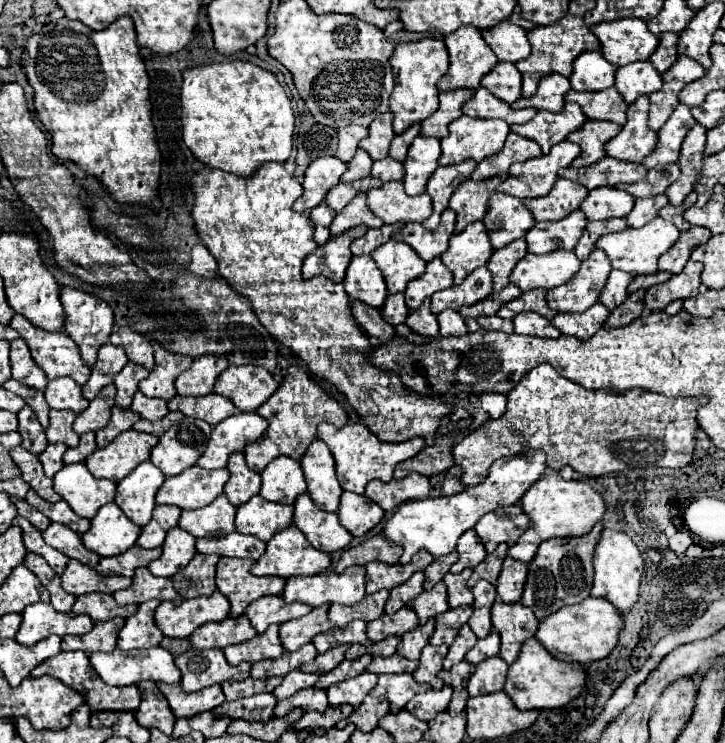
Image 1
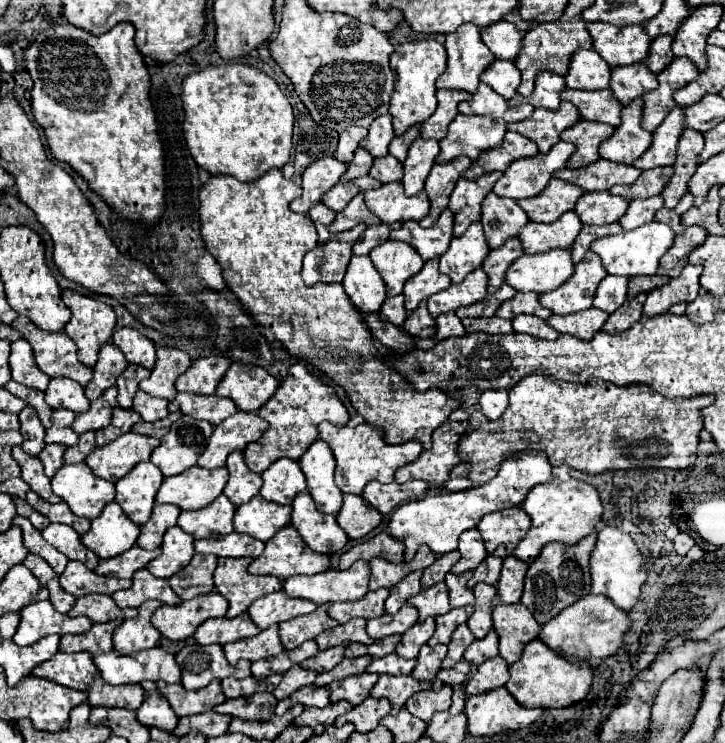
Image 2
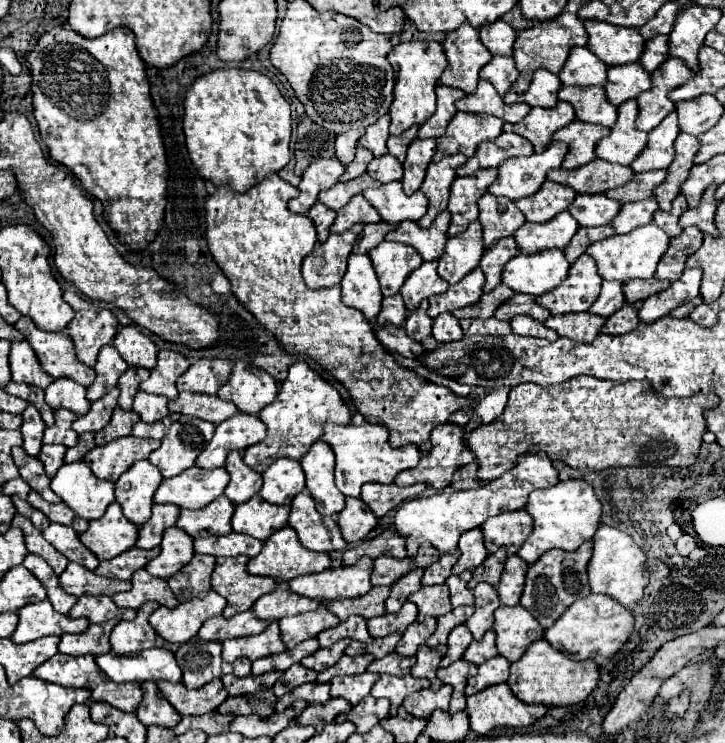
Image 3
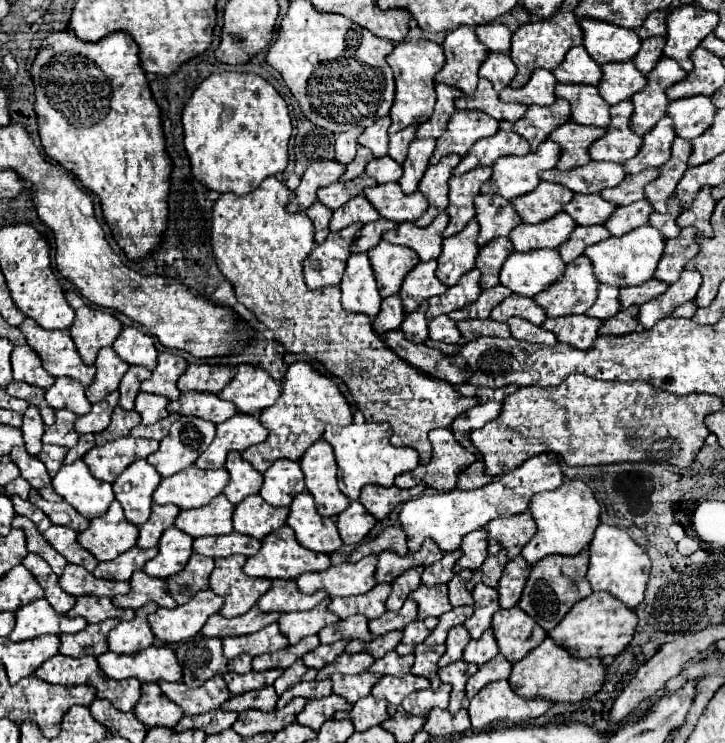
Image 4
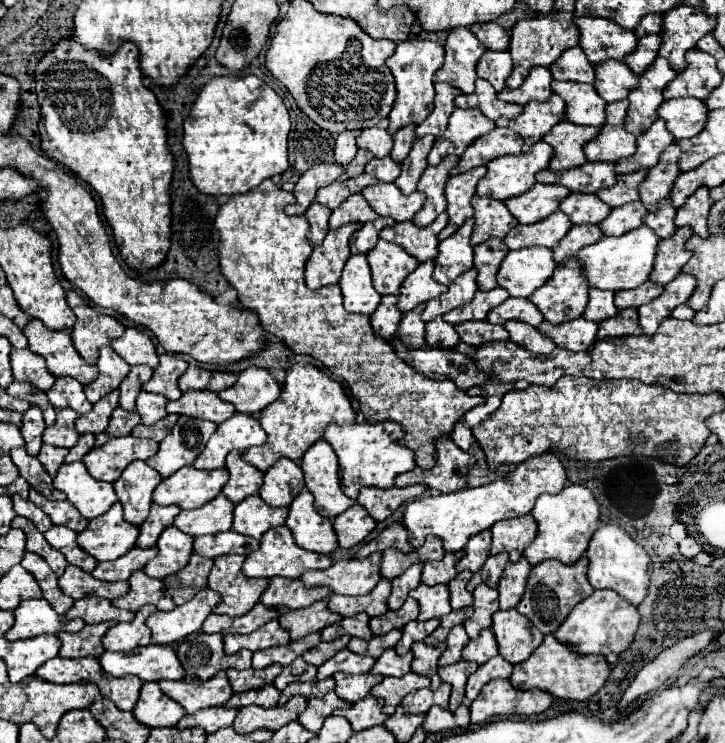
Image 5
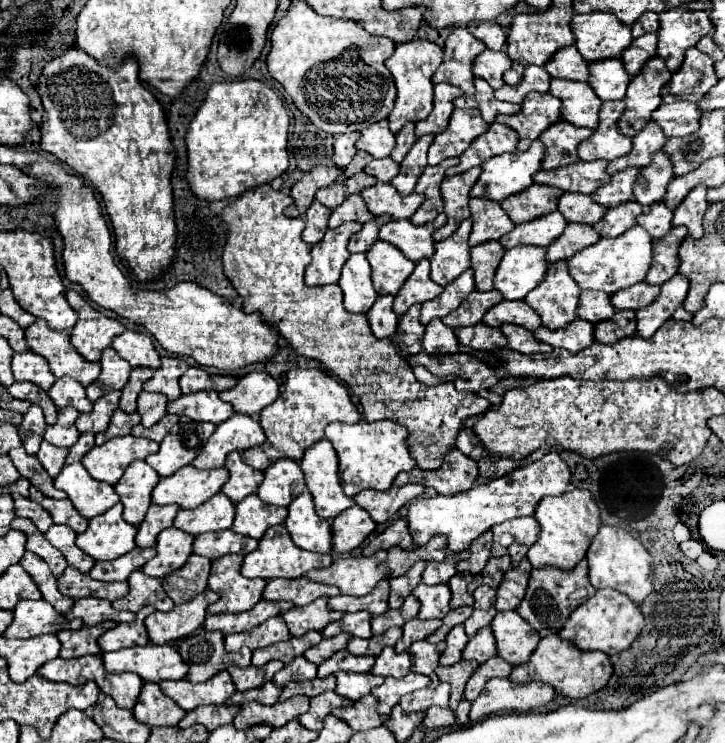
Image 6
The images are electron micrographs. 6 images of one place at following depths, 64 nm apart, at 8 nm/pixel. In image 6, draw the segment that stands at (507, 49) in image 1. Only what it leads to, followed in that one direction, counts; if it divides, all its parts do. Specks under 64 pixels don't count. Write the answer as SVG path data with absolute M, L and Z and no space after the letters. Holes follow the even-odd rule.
M478 20L468 22L466 28L486 44L490 50L502 50L506 46L506 34L498 24L480 24Z

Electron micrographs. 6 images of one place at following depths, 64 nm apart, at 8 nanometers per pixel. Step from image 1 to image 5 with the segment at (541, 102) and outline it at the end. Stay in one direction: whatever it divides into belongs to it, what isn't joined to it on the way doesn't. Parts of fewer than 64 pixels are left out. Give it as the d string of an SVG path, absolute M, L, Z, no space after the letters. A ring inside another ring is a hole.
M536 66L530 70L528 78L524 78L520 88L512 90L506 86L502 92L498 92L498 98L502 102L516 102L522 106L528 100L548 100L548 96L552 96L550 84L552 84L552 74L548 72L548 68Z

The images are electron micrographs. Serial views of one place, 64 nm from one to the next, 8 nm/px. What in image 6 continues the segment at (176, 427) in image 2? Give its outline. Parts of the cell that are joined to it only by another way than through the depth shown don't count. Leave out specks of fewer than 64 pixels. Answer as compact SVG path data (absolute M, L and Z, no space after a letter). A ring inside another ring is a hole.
M180 418L180 422L174 424L160 442L160 450L156 454L150 454L146 462L160 476L172 476L180 466L190 464L200 454L200 448L204 448L214 428L216 426L210 422Z

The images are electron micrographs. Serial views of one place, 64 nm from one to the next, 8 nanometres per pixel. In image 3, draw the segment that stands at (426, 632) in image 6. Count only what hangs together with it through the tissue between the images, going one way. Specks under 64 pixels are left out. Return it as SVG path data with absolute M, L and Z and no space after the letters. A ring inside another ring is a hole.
M428 618L424 622L412 622L406 632L402 634L402 640L396 646L396 652L402 656L414 656L418 646L426 644L426 640L436 630L436 618Z

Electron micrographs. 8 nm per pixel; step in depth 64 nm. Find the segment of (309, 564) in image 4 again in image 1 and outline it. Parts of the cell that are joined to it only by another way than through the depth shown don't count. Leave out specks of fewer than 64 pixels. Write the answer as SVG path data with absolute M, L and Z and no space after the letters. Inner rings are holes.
M292 524L266 544L266 552L252 566L256 576L308 576L320 574L330 566L330 554L324 554L308 544L304 534Z

